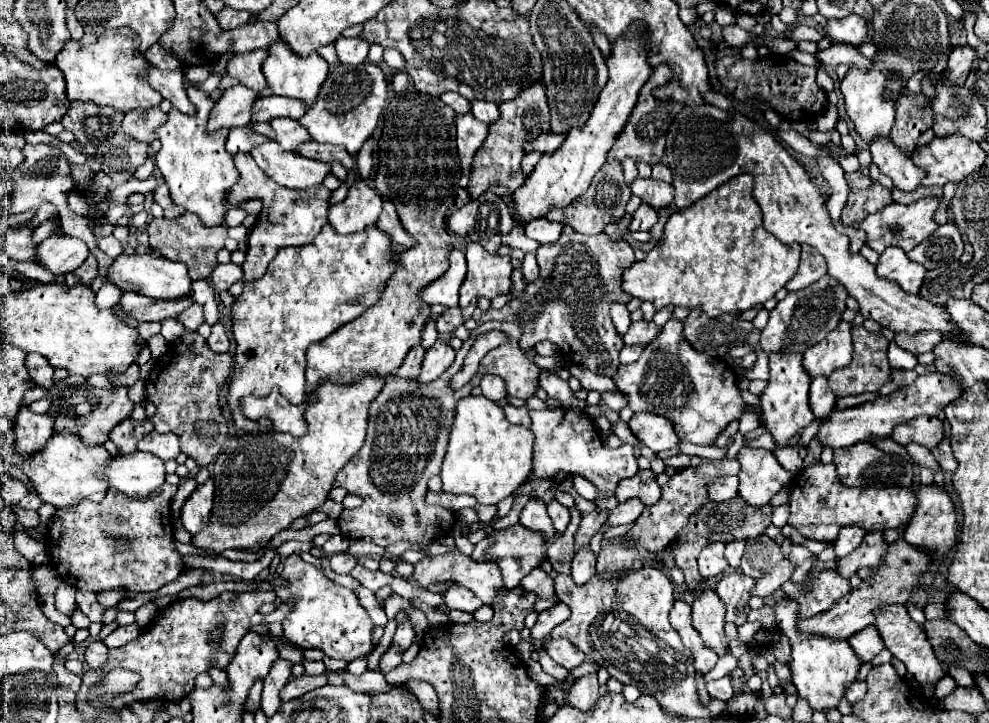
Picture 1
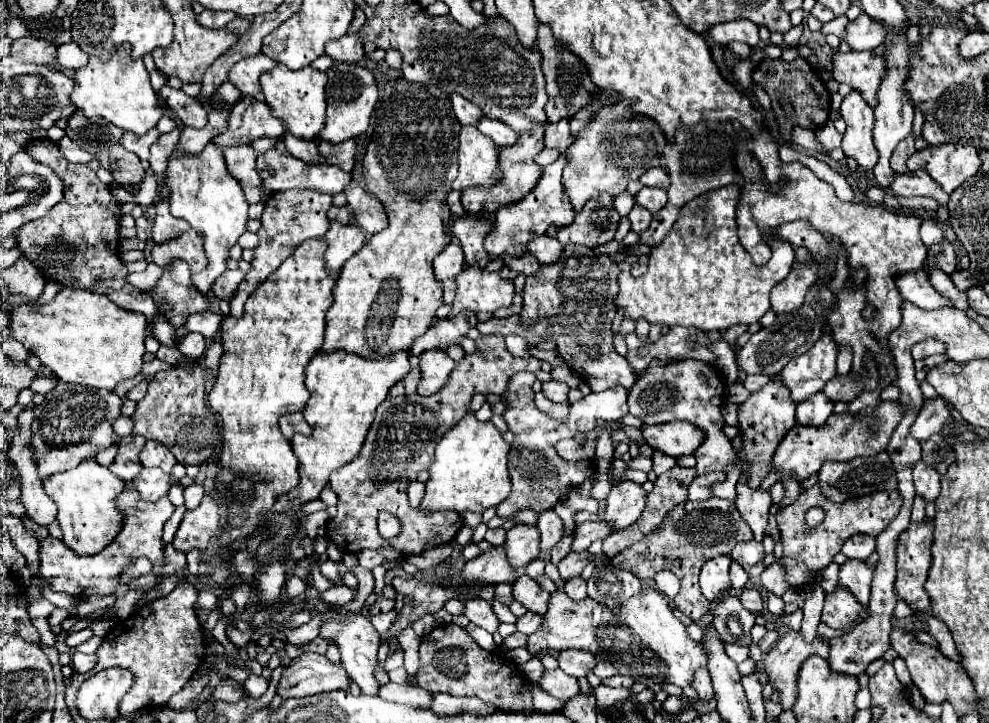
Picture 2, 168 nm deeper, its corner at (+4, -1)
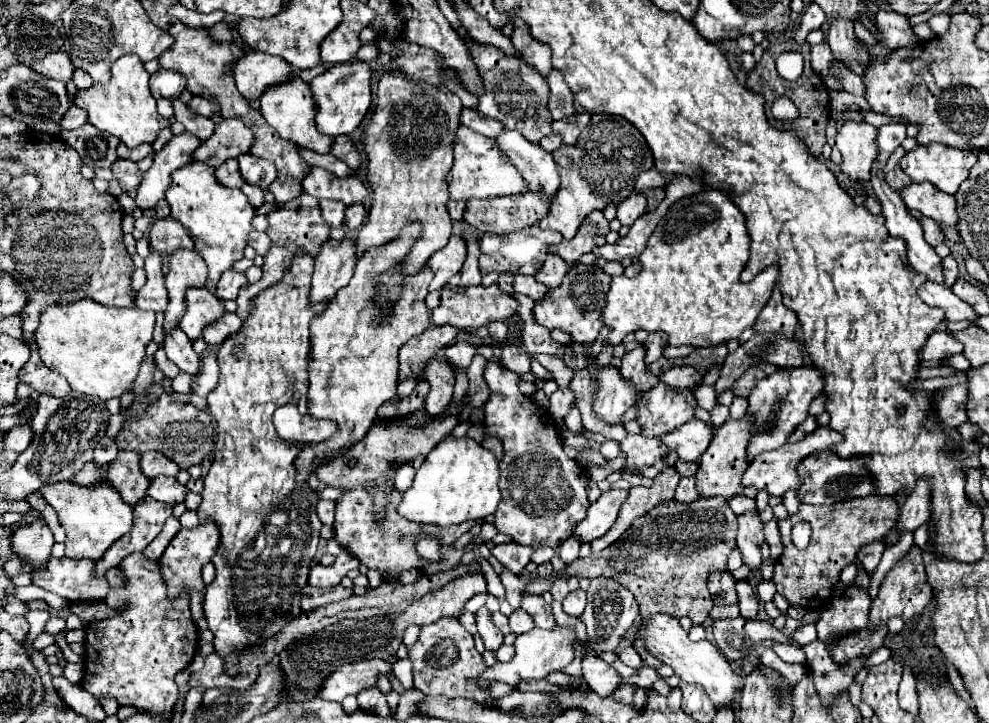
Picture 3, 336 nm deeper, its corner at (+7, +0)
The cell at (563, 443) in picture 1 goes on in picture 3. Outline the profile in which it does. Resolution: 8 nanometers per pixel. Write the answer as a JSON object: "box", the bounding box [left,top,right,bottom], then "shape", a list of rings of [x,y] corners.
{"box":[485,361,589,547],"shape":[[[489,361],[485,367],[485,381],[491,389],[491,399],[485,403],[485,427],[489,435],[497,435],[503,441],[505,447],[505,455],[499,463],[501,467],[501,481],[499,481],[499,489],[503,493],[503,499],[497,507],[495,513],[495,527],[499,533],[507,533],[513,537],[513,541],[521,543],[521,545],[551,545],[557,547],[561,545],[577,527],[577,523],[581,523],[587,515],[589,509],[589,501],[587,501],[587,471],[581,469],[581,465],[573,459],[569,459],[563,453],[563,439],[561,433],[557,431],[557,427],[553,423],[549,423],[547,417],[539,417],[539,407],[533,403],[531,397],[525,397],[519,391],[519,381],[521,377],[509,369],[505,369],[503,365]]]}

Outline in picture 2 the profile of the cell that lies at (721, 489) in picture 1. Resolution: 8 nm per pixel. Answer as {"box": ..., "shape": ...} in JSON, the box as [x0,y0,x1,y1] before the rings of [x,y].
{"box":[628,360,732,500],"shape":[[[696,360],[674,362],[672,366],[658,366],[654,362],[648,374],[638,376],[636,386],[632,388],[628,396],[630,414],[640,418],[642,424],[664,424],[664,422],[674,422],[674,420],[686,420],[706,430],[706,438],[694,454],[698,460],[696,472],[702,476],[696,476],[692,484],[688,486],[690,500],[708,500],[710,484],[724,480],[726,474],[704,474],[704,472],[724,470],[724,466],[732,462],[732,444],[722,432],[722,424],[724,424],[722,414],[720,414],[722,402],[724,402],[724,382],[720,380],[720,372],[714,366],[702,364]]]}

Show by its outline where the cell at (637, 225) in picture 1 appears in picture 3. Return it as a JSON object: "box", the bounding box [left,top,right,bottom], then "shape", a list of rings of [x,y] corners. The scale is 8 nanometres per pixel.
{"box":[617,193,647,227],"shape":[[[633,193],[631,197],[627,197],[627,199],[617,207],[617,219],[619,219],[623,225],[631,227],[633,221],[635,221],[639,215],[645,213],[645,209],[647,209],[645,197],[643,197],[641,193]]]}

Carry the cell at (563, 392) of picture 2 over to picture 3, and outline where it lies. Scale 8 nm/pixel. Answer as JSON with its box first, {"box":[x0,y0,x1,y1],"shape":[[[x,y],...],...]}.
{"box":[549,387,575,419],"shape":[[[559,387],[559,389],[557,389],[555,393],[551,393],[551,397],[549,397],[549,403],[551,403],[549,413],[551,413],[555,419],[563,419],[563,417],[567,415],[569,407],[573,405],[573,401],[575,401],[575,397],[573,397],[571,389],[569,389],[569,387]]]}

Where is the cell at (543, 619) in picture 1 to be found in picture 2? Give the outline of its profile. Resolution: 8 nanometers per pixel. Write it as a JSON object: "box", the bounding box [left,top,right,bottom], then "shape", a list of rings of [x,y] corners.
{"box":[516,612,542,634],"shape":[[[526,612],[524,616],[520,616],[516,620],[516,628],[524,634],[532,634],[536,628],[540,628],[540,622],[542,622],[542,616],[540,614],[532,614],[532,612]]]}

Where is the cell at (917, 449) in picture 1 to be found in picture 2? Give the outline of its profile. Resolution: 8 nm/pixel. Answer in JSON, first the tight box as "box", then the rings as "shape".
{"box":[914,460,940,502],"shape":[[[920,460],[914,466],[914,486],[916,494],[922,496],[924,502],[934,502],[940,494],[940,474]]]}

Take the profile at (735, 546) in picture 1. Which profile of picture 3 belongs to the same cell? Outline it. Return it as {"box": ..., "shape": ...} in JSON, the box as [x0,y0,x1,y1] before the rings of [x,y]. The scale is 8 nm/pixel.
{"box":[735,579,759,619],"shape":[[[743,579],[737,581],[735,585],[737,589],[737,595],[739,595],[739,607],[741,607],[741,615],[745,619],[755,619],[757,617],[757,611],[759,611],[759,599],[757,599],[757,593],[751,589],[751,585]]]}

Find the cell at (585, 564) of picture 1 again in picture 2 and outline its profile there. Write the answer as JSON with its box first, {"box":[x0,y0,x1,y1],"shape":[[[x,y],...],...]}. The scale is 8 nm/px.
{"box":[564,578,586,602],"shape":[[[572,578],[572,582],[566,582],[564,592],[566,592],[574,602],[584,600],[584,598],[586,598],[586,582],[584,582],[584,578]]]}

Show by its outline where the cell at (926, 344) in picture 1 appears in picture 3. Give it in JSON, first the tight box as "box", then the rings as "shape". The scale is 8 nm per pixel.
{"box":[921,331,963,361],"shape":[[[935,331],[929,335],[929,341],[925,341],[923,349],[921,349],[921,359],[923,361],[939,361],[939,359],[947,359],[951,355],[957,355],[963,351],[963,345],[959,341],[955,341],[949,333],[945,331]]]}

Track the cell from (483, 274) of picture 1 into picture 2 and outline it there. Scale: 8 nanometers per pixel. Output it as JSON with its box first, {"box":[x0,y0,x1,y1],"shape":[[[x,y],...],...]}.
{"box":[448,266,514,316],"shape":[[[470,266],[456,276],[456,298],[448,316],[456,316],[462,310],[496,312],[502,306],[510,306],[512,298],[514,298],[514,284],[510,280],[502,280],[498,272],[484,272],[476,270],[476,266]]]}

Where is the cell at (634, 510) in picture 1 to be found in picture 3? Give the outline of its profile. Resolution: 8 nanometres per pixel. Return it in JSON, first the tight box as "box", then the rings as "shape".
{"box":[559,535,581,565],"shape":[[[571,535],[565,543],[559,545],[559,557],[563,559],[565,565],[573,563],[579,557],[579,547],[581,547],[581,539],[575,535]]]}

